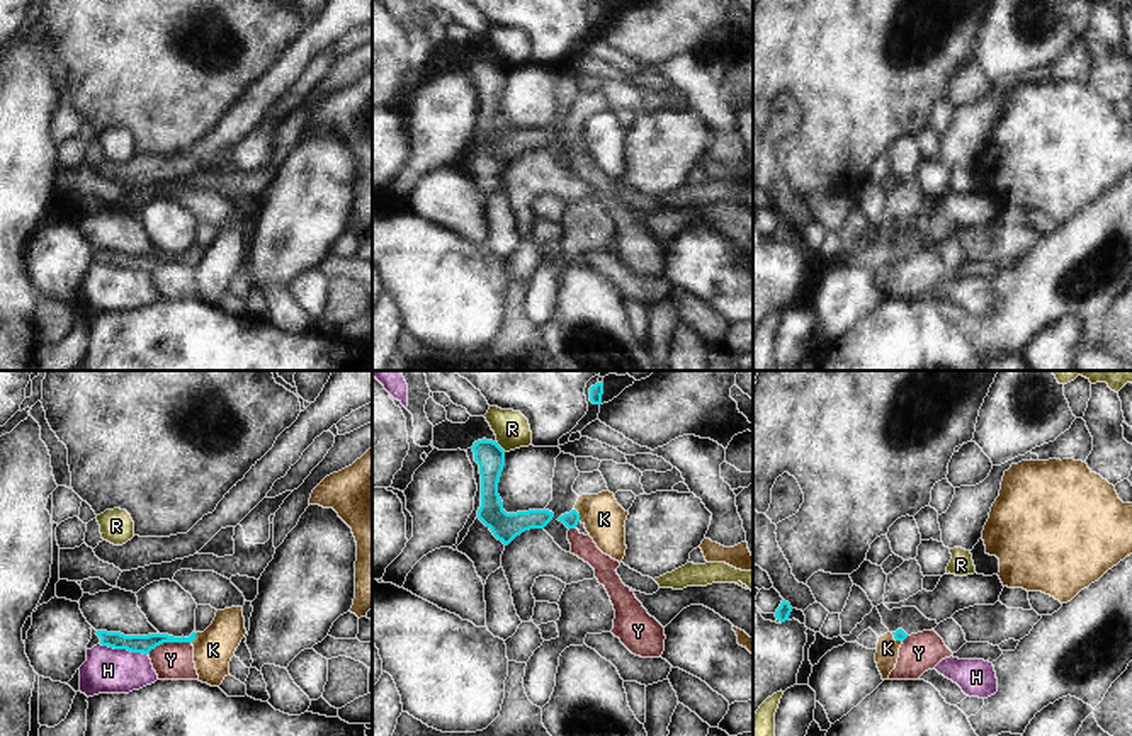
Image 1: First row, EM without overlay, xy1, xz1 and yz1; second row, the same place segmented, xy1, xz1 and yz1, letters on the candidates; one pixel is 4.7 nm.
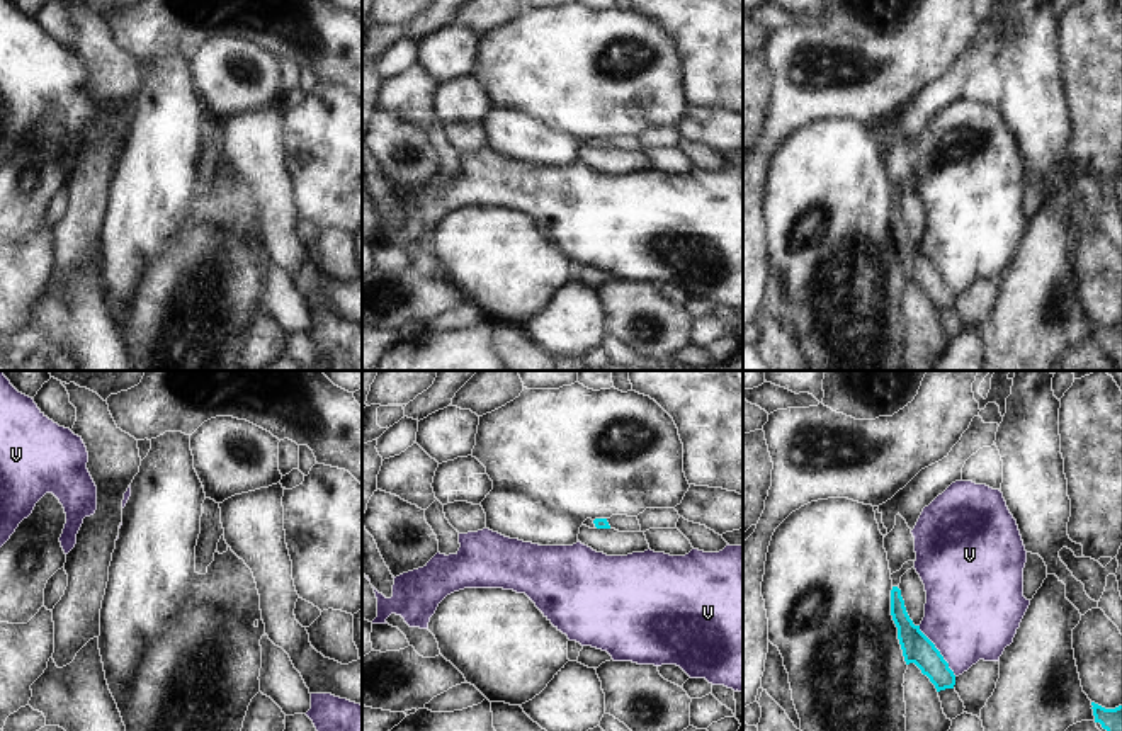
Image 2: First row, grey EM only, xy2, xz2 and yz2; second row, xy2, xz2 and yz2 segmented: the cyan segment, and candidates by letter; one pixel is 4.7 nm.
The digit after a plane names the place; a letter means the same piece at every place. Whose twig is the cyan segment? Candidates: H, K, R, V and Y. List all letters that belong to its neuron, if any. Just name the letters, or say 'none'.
none

